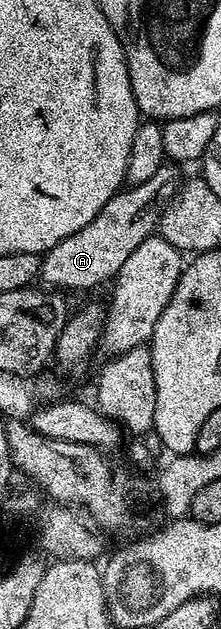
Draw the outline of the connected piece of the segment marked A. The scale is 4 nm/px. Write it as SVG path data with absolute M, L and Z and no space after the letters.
M163 165L155 173L155 177L142 183L134 183L117 192L103 209L79 233L71 233L63 241L59 241L50 251L44 252L41 261L40 282L49 289L60 289L62 292L89 291L100 283L108 284L117 278L119 269L123 269L123 261L135 253L135 248L143 245L147 237L157 230L157 221L166 203L176 194L179 185L178 168Z

